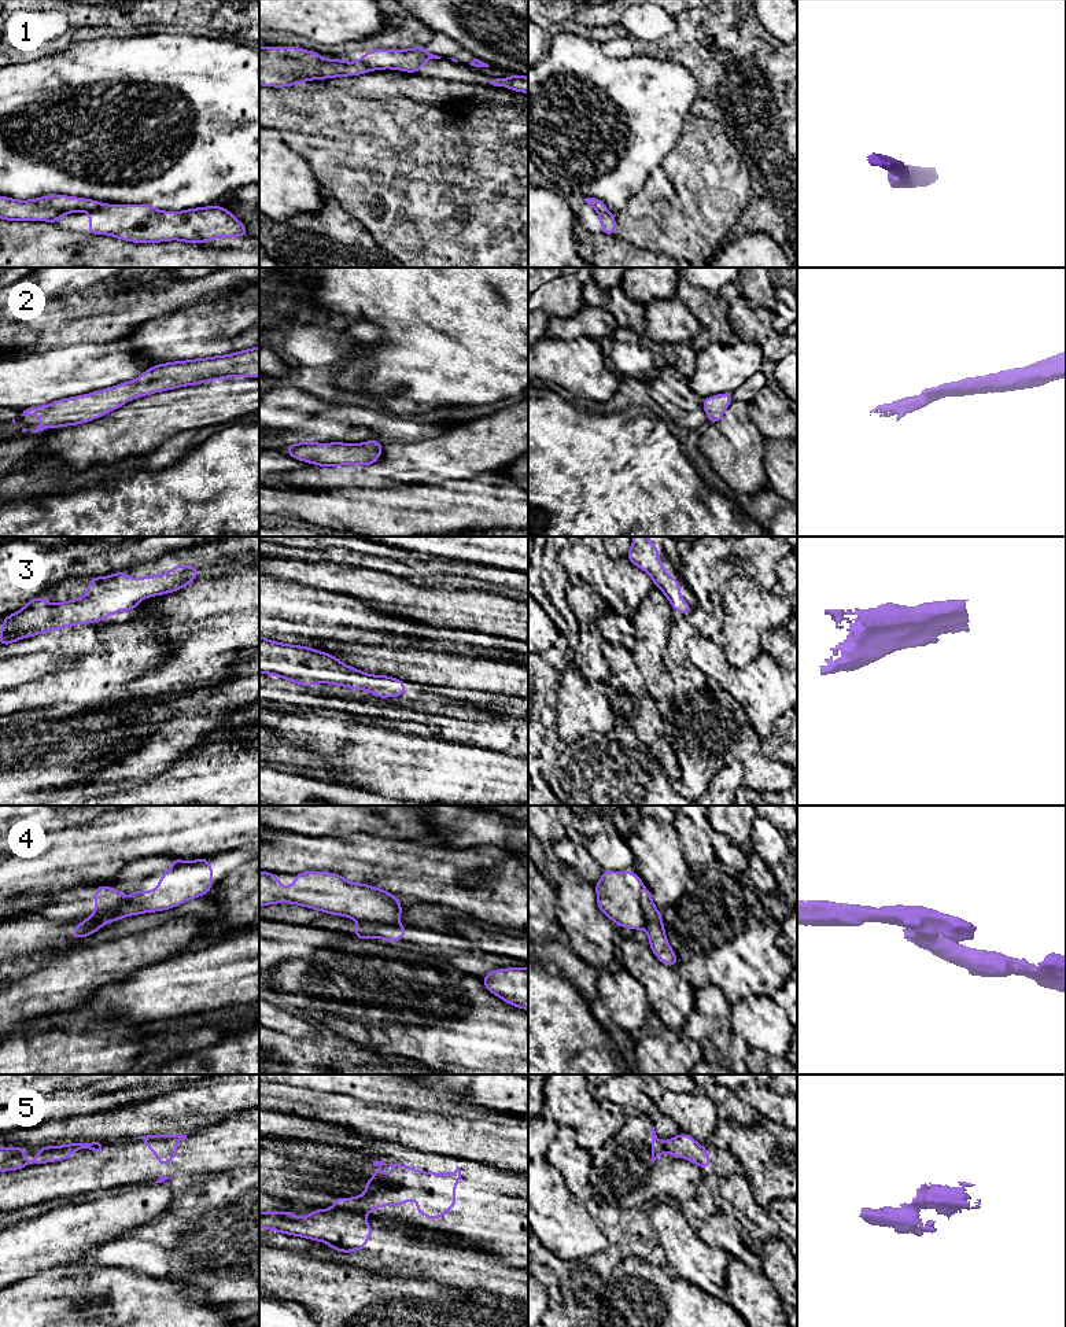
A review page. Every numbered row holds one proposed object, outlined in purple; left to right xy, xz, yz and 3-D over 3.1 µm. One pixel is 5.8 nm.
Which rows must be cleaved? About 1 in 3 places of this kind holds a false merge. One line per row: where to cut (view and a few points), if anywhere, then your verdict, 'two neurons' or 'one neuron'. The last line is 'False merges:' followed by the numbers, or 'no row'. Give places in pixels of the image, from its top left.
1: cut none; one neuron
2: cut none; one neuron
3: cut none; one neuron
4: cut xz (361, 921), (395, 925); two neurons
5: cut xz (336, 1206), (356, 1215); two neurons
False merges: 4, 5

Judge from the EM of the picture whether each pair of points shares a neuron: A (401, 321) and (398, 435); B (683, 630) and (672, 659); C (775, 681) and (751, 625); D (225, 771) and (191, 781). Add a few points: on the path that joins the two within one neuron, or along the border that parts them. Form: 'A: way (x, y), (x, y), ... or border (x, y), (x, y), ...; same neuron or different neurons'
A: border (383, 406), (391, 413), (405, 417); different neurons
B: way (678, 637), (675, 652); same neuron
C: border (762, 651), (742, 667), (734, 667), (730, 663); different neurons
D: way (217, 780), (199, 781); same neuron

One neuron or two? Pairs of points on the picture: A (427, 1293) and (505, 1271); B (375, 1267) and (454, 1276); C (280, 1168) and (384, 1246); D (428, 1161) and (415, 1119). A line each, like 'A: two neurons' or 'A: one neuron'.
A: two neurons
B: one neuron
C: two neurons
D: two neurons

